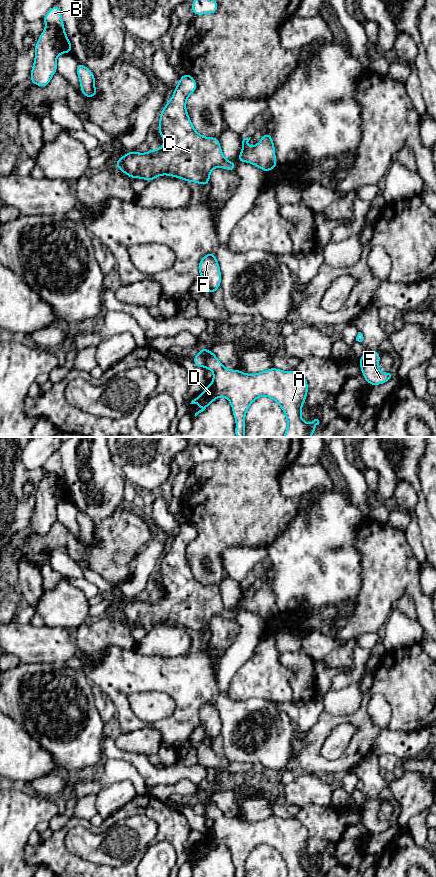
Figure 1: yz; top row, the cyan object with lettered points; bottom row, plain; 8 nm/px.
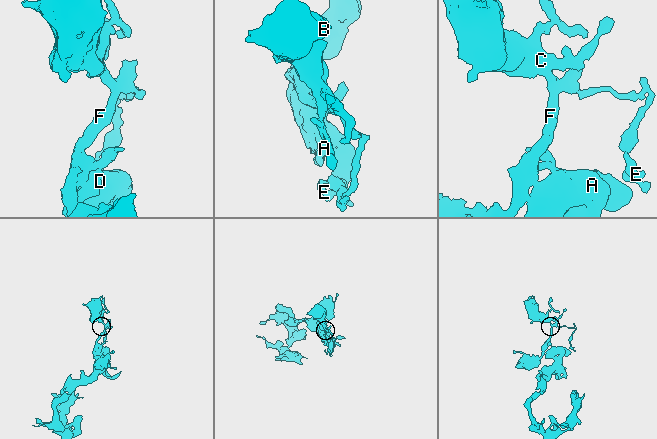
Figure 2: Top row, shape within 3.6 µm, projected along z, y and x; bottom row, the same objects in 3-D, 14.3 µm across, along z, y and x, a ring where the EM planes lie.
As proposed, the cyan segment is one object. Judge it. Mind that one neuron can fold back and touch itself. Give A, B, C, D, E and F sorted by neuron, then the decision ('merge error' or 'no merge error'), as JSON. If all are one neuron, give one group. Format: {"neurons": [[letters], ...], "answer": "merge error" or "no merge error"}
{"neurons": [["A", "D"], ["B", "C", "E", "F"]], "answer": "merge error"}

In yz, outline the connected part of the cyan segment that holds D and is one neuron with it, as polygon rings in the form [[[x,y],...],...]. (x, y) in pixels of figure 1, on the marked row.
[[[205,347],[200,348],[201,352],[208,353],[208,358],[204,367],[211,370],[214,373],[214,377],[211,384],[205,387],[202,394],[190,403],[199,404],[202,407],[201,410],[195,413],[195,417],[203,412],[215,399],[224,396],[230,401],[232,406],[232,412],[236,421],[236,437],[245,437],[245,415],[248,408],[258,397],[268,396],[277,402],[285,413],[287,429],[283,437],[311,437],[316,431],[315,426],[320,423],[318,419],[314,419],[310,424],[307,424],[301,418],[302,405],[306,401],[309,387],[307,380],[299,372],[287,372],[272,367],[257,374],[245,374],[238,369],[227,369],[218,360],[216,354],[212,353]]]

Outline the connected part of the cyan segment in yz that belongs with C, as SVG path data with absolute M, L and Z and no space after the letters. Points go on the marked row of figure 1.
M184 74L180 77L172 98L166 103L165 108L159 113L160 122L158 132L164 140L164 145L158 150L151 149L147 153L130 151L123 155L114 165L130 178L142 178L151 181L161 175L178 177L187 182L195 182L207 187L211 171L221 167L235 171L236 163L229 162L223 155L220 142L215 137L203 137L192 125L186 110L186 100L197 89L195 79Z

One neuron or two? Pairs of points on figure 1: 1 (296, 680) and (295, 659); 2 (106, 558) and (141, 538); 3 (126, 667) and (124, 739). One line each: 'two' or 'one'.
1: one
2: one
3: two

